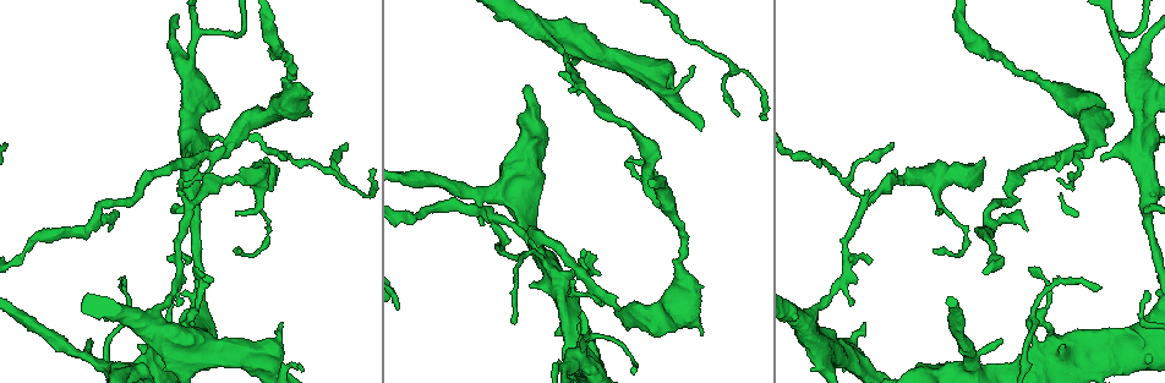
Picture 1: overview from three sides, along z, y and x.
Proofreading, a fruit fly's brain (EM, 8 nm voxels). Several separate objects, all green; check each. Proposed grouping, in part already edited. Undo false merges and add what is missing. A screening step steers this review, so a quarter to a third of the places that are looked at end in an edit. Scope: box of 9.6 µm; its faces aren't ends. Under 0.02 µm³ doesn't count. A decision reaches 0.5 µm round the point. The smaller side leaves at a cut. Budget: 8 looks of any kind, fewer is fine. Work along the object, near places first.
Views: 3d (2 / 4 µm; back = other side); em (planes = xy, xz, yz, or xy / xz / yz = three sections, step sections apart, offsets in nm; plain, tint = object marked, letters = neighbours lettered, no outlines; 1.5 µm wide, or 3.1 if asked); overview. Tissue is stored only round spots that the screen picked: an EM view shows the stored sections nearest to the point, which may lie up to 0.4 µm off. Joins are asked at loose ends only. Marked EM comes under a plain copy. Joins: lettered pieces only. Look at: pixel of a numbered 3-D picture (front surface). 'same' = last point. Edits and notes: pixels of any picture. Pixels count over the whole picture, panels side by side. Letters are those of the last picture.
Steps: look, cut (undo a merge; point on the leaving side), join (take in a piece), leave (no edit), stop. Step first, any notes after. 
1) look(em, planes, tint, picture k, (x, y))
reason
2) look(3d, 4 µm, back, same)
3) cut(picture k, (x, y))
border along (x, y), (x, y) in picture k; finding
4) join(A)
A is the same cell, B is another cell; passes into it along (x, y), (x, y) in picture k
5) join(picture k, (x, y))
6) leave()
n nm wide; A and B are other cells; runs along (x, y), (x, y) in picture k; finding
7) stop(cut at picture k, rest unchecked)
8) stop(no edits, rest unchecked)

look(em, planes, letters, picture 1, (1098, 287))
free end

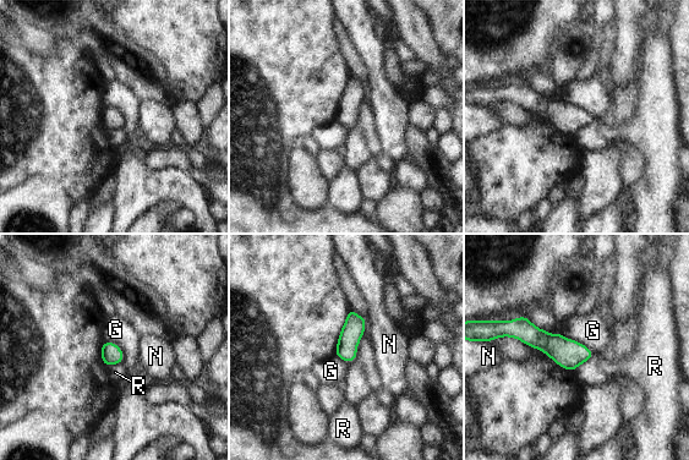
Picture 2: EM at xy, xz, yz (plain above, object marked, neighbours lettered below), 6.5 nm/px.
leave()
G, N and R are other cells; none of them fits

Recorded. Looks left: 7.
look(3d, 4 µm, picture 1, (574, 279))

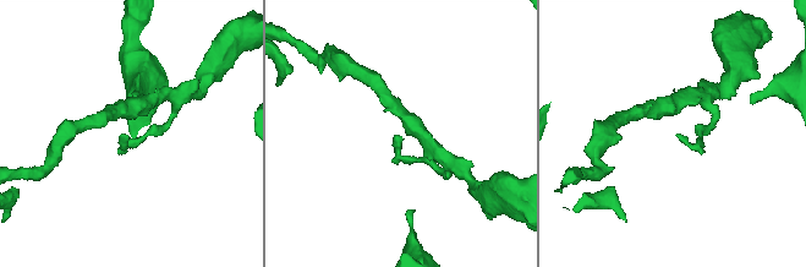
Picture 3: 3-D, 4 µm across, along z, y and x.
look(em, xz, step 4, tint, picture 3, (399, 136))
shape alone is not enough

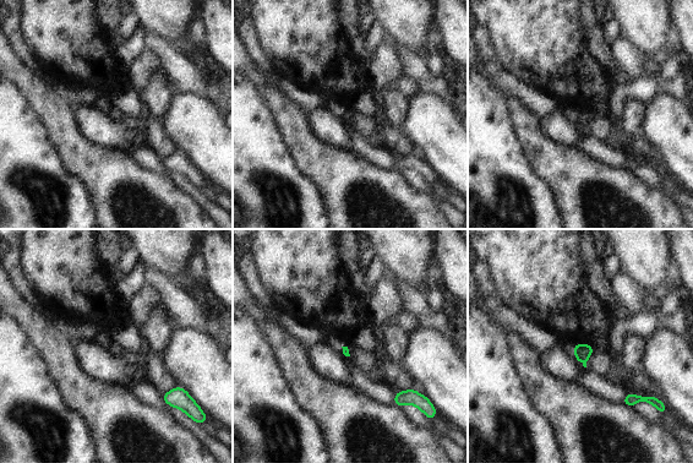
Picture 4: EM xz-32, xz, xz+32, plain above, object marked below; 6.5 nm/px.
look(em, planes, letters, same)
another direction

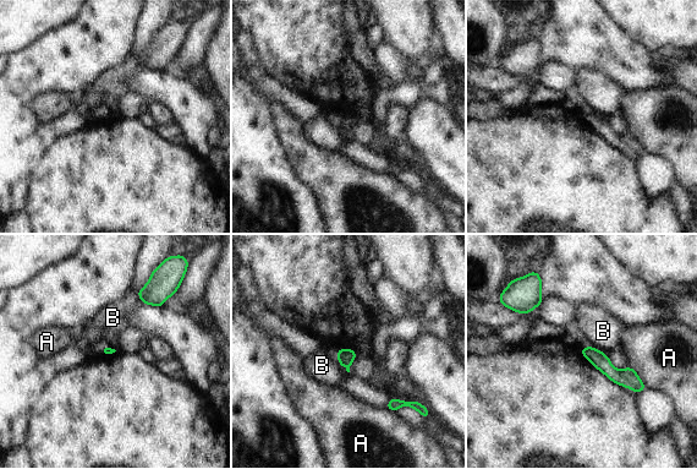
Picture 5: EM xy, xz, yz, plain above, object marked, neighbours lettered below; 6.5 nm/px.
leave()
A and B are other cells; no lettered piece goes on from it

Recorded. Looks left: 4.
look(em, xz, step 8, letters, picture 1, (982, 161))
free end

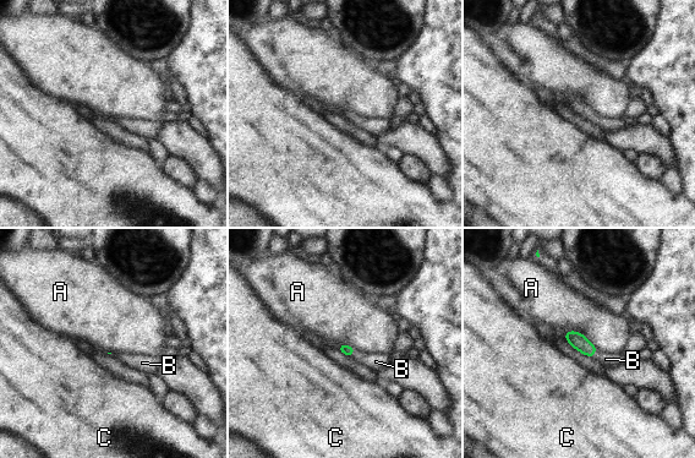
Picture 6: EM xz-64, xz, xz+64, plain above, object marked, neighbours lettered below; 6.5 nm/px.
look(em, xy, step 8, letters, same)
cut it another way

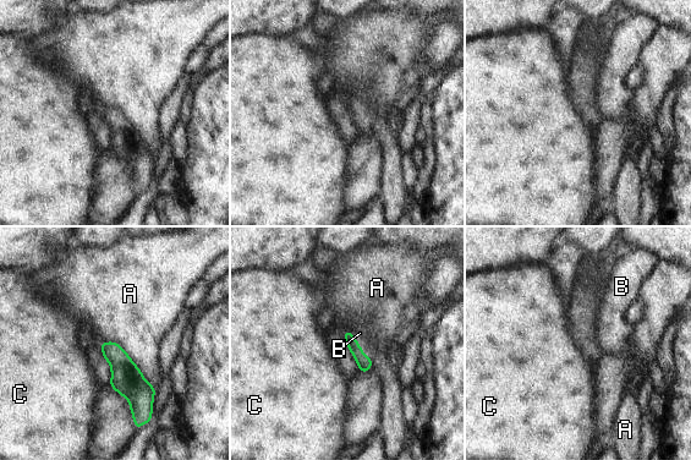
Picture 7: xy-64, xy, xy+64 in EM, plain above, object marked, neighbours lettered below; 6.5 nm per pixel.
join(B)
B is the same cell, A and C are other cells; passes into it along (365, 362), (358, 345), (360, 333) in picture 7; the neuron continues

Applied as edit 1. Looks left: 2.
look(em, planes, letters, picture 1, (526, 256))

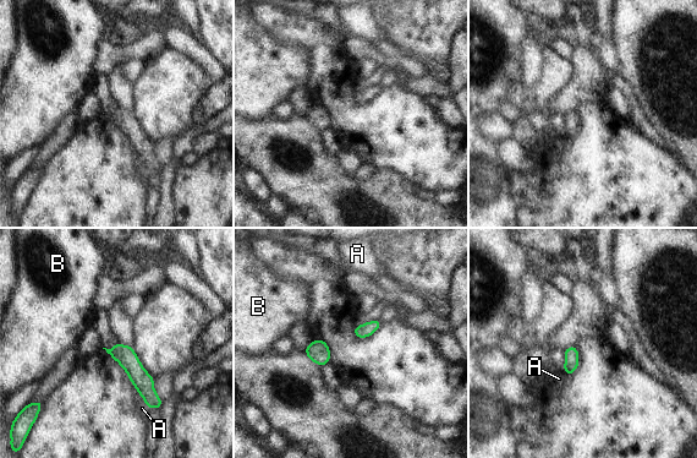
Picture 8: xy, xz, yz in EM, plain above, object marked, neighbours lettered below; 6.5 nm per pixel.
leave()
80 nm wide; A and B are other cells; border along (136, 387), (148, 409) in picture 8; continuous, no second neuron

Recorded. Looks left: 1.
stop(join at picture 7, rest unchecked)

